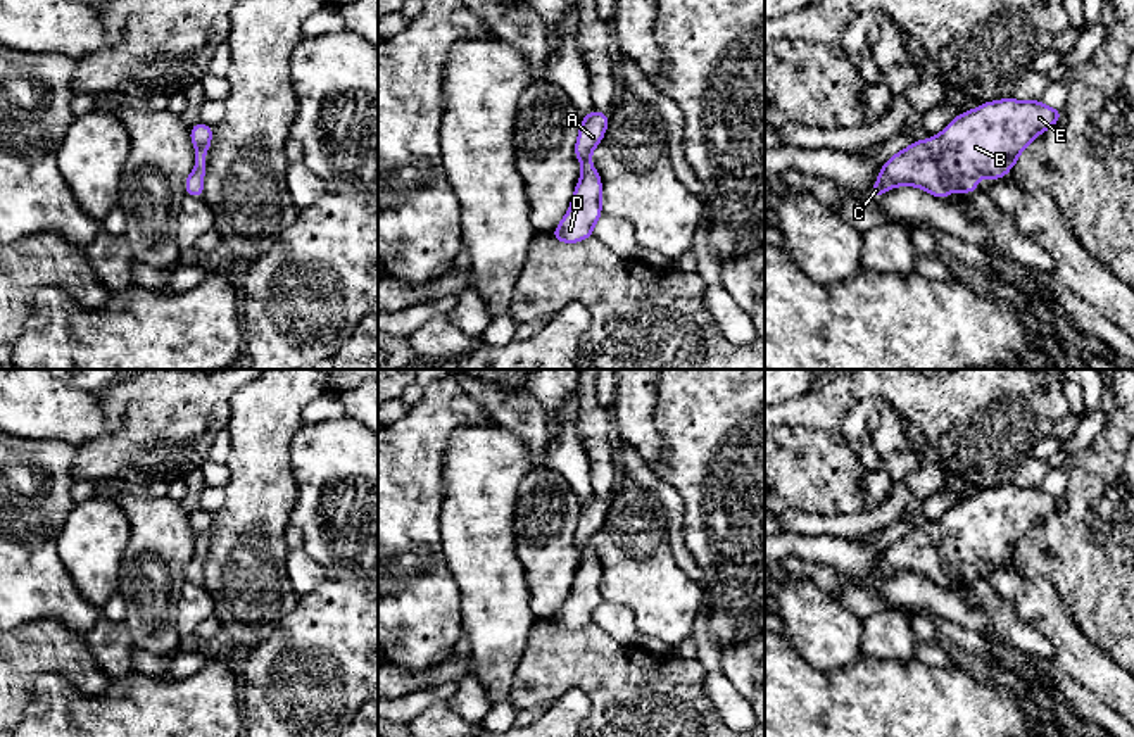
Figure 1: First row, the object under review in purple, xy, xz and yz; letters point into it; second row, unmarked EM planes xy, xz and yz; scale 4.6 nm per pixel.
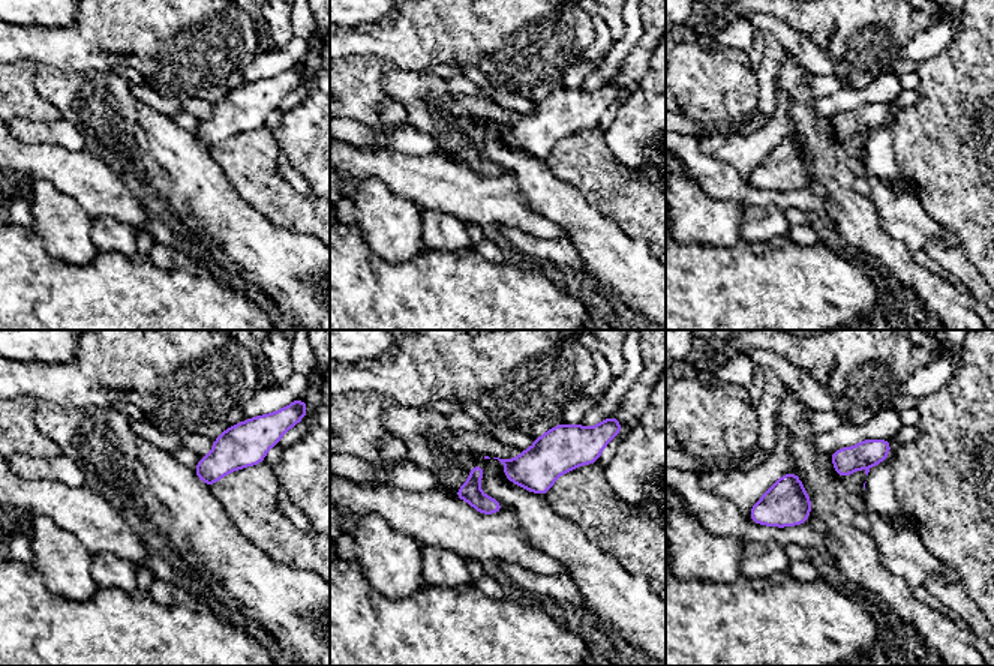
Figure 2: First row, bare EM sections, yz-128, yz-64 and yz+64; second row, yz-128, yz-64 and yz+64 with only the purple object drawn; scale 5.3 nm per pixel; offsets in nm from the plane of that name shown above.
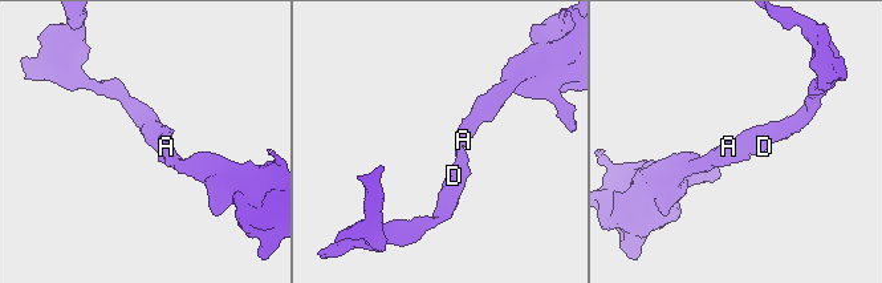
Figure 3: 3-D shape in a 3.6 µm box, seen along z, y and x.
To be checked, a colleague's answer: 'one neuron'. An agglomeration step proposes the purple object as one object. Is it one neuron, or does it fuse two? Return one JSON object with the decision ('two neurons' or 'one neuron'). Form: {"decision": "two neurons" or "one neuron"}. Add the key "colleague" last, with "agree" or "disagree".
{"decision": "one neuron", "colleague": "agree"}

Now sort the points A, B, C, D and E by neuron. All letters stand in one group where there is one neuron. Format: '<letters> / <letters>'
A B C D E

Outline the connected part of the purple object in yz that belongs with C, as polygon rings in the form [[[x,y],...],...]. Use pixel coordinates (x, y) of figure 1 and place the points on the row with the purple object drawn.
[[[1003,98],[984,102],[980,107],[956,116],[939,136],[913,142],[894,154],[879,171],[879,181],[870,186],[870,195],[879,198],[892,186],[918,186],[937,198],[948,198],[953,190],[967,195],[979,188],[977,174],[1003,180],[1017,164],[1018,155],[1043,131],[1062,119],[1062,107],[1049,109],[1041,100],[1022,102]]]

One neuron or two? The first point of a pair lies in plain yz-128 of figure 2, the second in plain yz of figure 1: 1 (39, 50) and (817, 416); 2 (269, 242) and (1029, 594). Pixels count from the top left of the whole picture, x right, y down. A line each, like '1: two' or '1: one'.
1: one
2: one

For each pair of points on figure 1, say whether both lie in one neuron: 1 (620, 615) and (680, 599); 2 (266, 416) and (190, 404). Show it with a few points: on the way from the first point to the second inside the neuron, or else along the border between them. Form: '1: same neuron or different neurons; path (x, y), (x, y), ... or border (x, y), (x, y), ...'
1: different neurons; border (603, 599), (623, 604), (632, 613), (637, 630)
2: different neurons; border (242, 387), (232, 399), (232, 413), (225, 427)

